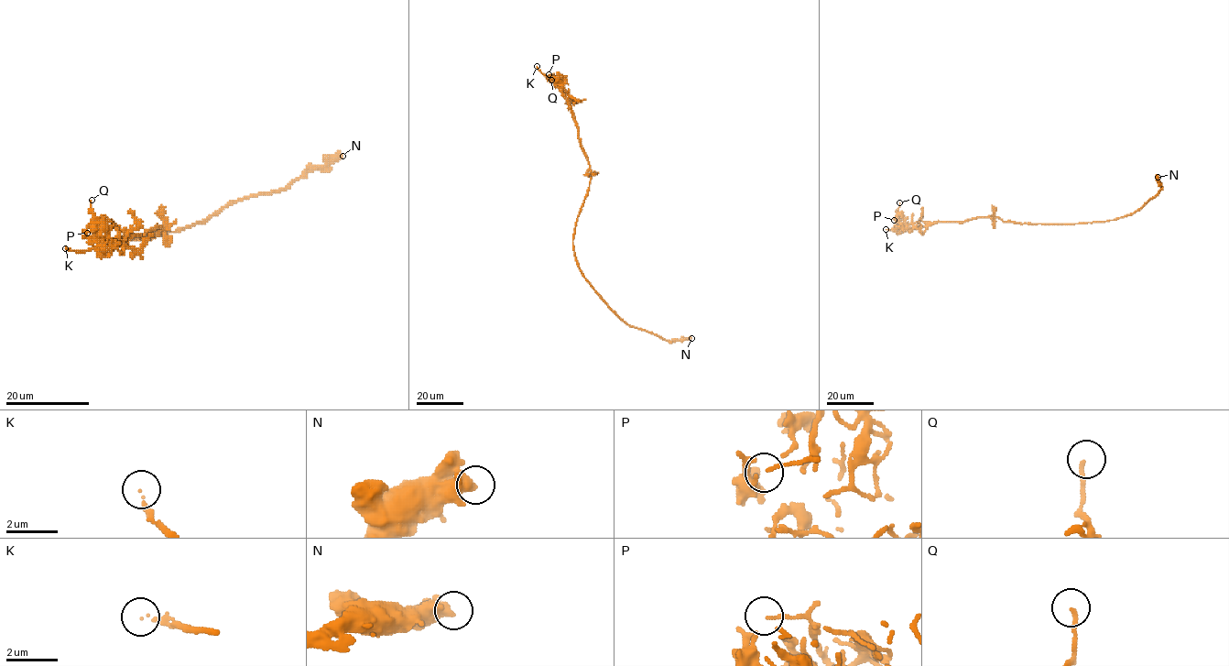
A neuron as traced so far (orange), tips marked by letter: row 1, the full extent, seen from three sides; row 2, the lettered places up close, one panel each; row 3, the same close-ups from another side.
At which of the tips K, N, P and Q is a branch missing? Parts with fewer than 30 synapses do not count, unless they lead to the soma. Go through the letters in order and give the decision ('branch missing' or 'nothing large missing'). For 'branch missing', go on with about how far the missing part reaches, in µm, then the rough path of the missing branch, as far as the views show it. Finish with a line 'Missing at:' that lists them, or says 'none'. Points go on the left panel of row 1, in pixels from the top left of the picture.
K: branch missing; missing 60 µm; course (65, 248), (73, 262), (88, 253), (110, 248), (139, 233), (168, 213), (194, 189), (191, 177)
N: nothing large missing
P: nothing large missing
Q: nothing large missing
Missing at: K

